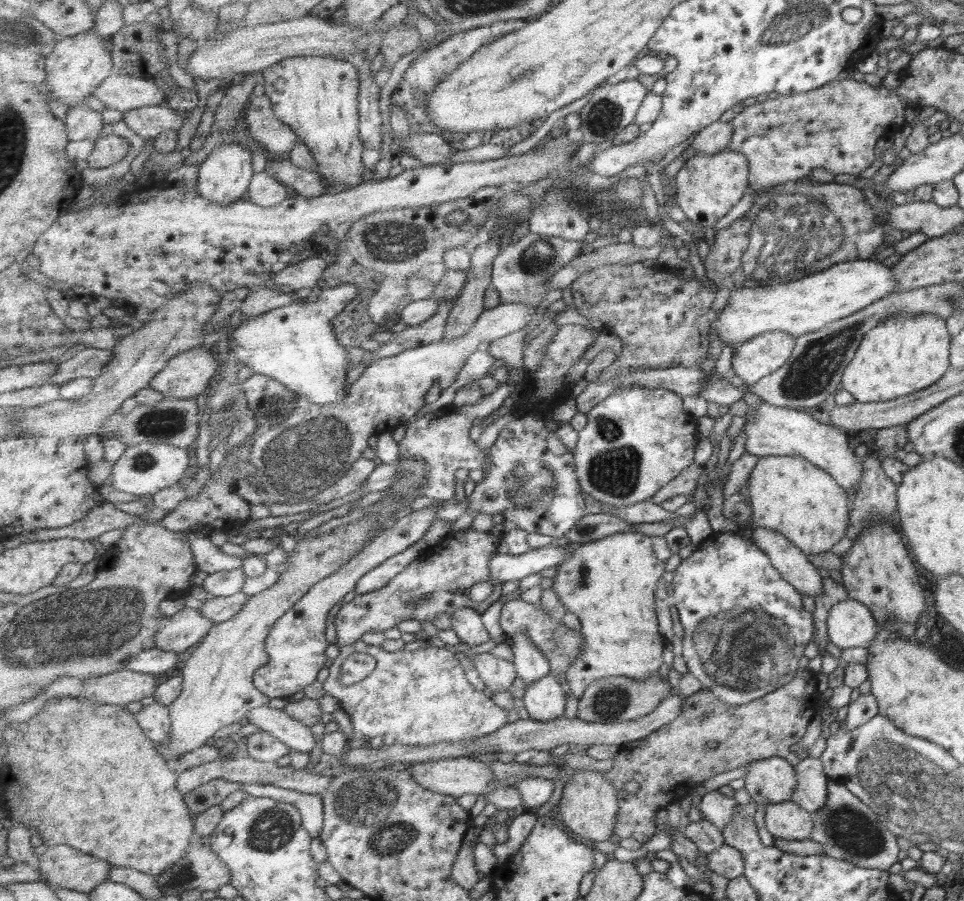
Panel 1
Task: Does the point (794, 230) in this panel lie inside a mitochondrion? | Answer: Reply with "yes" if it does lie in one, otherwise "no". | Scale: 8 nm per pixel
yes

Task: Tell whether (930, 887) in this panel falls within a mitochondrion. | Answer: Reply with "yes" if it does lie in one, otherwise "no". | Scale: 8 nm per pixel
no

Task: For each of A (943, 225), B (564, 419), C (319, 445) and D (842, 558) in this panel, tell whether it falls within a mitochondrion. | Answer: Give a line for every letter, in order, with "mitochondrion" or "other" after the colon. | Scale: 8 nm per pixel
A: other
B: other
C: mitochondrion
D: other

